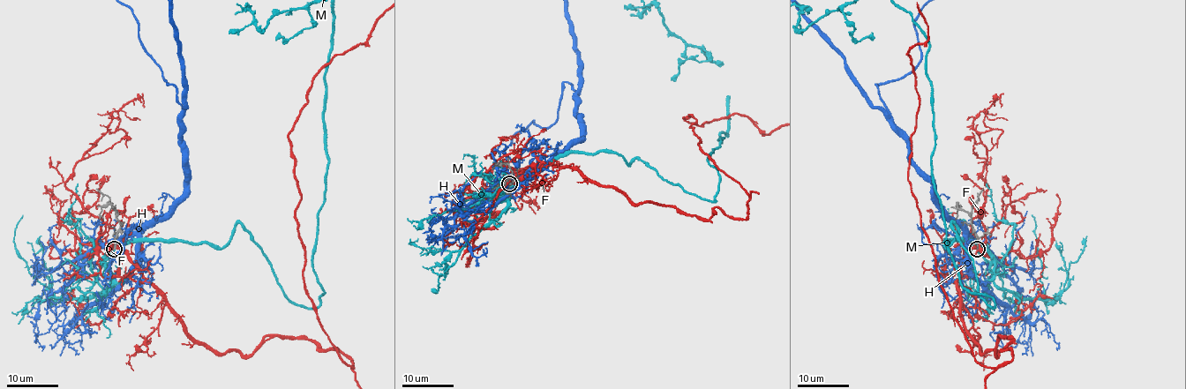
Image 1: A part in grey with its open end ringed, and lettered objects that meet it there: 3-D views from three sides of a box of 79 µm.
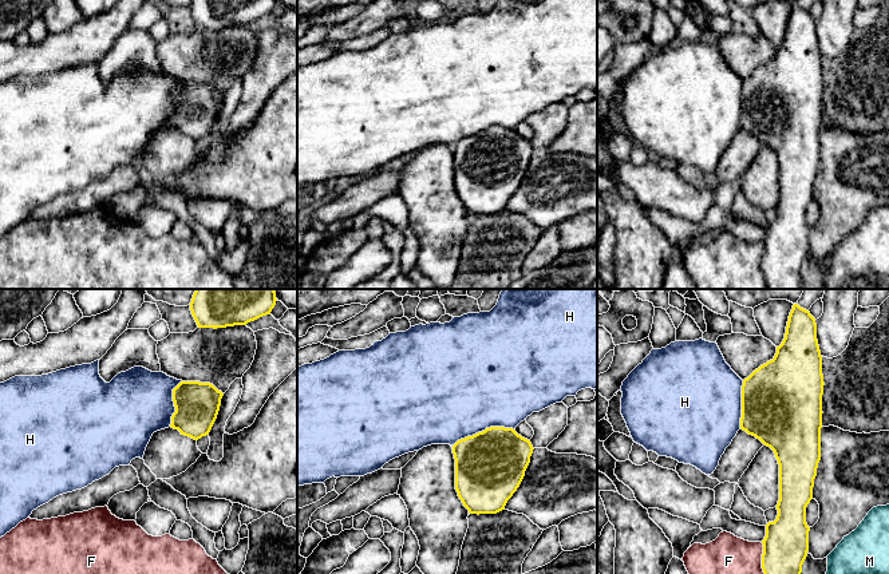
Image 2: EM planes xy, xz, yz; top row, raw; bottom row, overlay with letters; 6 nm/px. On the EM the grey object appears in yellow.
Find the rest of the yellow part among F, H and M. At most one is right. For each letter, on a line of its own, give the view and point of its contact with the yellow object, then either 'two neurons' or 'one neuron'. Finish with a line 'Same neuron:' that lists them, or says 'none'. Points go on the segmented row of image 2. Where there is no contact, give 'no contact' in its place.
F: meets yellow in yz at (762, 558); two neurons
H: meets yellow in xz at (482, 431); two neurons
M: no contact; one neuron
Same neuron: M

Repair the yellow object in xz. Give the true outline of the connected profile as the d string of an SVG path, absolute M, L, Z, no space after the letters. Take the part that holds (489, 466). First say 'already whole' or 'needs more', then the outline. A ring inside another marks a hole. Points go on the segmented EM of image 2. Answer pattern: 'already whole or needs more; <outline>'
already whole; M490 427L453 446L455 490L470 514L497 514L519 487L533 454L530 440L513 428Z

